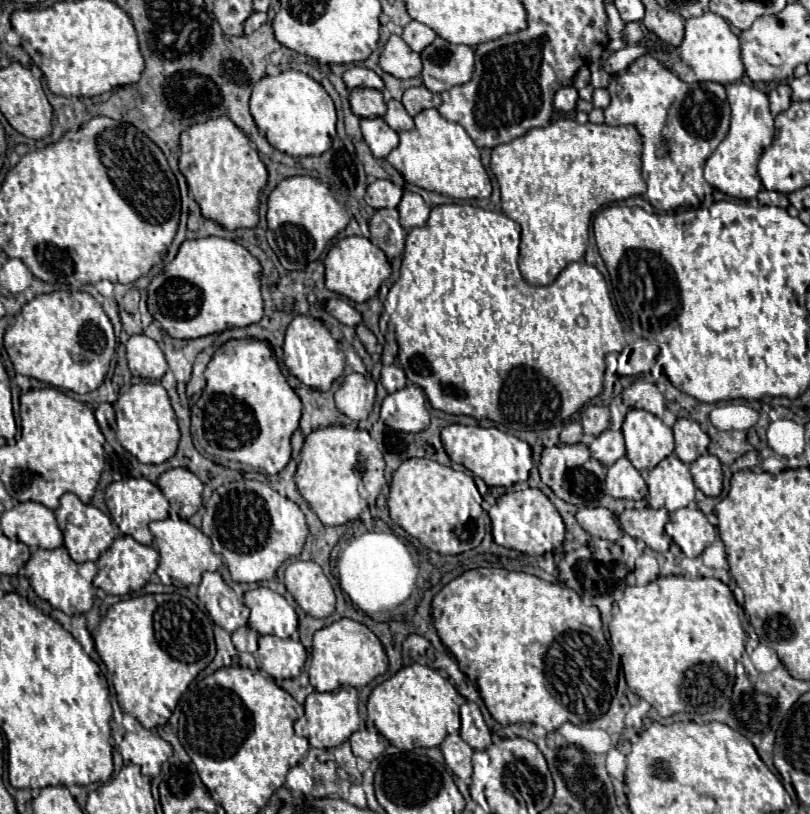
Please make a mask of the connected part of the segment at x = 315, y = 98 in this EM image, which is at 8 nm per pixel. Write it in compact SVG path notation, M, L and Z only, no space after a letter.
M286 70L278 76L264 76L252 88L250 98L250 114L258 126L258 130L266 136L266 140L280 152L302 158L302 156L320 156L332 146L332 138L336 136L336 110L328 92L310 76L298 70Z

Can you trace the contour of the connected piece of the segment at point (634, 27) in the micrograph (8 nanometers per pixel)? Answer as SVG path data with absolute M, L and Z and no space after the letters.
M637 22L628 23L628 26L624 28L624 36L626 36L626 40L628 40L630 46L632 44L642 44L645 38L644 32L638 26Z

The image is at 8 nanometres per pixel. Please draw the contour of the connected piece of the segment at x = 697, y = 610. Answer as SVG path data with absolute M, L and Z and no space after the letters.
M660 576L646 586L628 586L622 600L612 608L612 622L608 626L610 640L622 658L622 670L628 688L652 704L660 716L678 712L704 714L710 708L720 708L732 694L734 664L744 654L746 634L740 624L740 606L736 604L730 588L716 578L684 578Z

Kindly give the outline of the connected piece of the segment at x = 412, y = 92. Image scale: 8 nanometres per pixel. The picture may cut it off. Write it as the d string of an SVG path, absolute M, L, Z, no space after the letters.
M414 86L414 88L404 90L402 104L410 116L416 116L418 112L422 112L426 108L438 108L442 104L442 100L440 100L440 94L430 92L426 86Z

